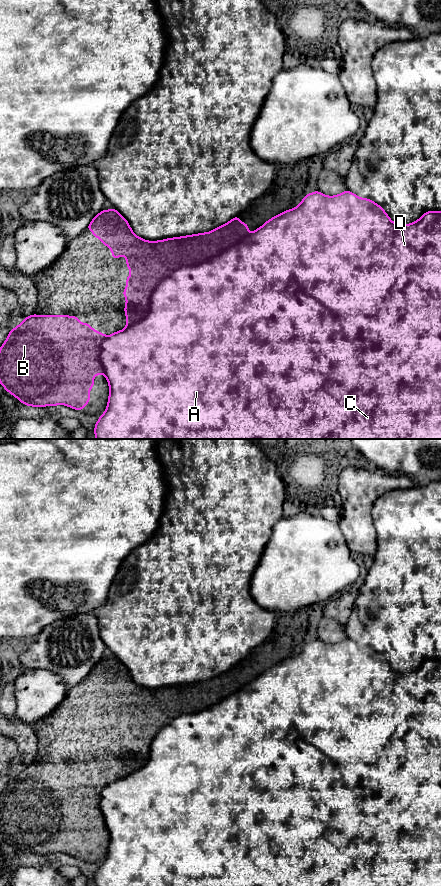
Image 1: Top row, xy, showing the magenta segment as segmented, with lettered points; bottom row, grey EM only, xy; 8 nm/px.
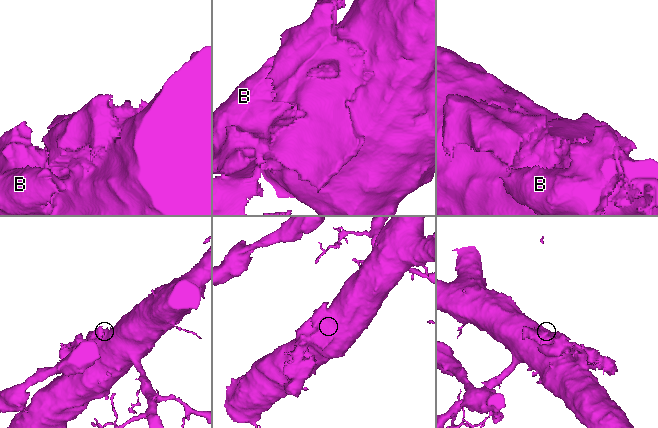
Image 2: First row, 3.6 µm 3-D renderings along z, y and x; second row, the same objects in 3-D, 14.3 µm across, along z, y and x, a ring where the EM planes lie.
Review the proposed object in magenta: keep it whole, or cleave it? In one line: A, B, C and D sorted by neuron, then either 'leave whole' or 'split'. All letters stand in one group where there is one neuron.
groups A C D / B; split

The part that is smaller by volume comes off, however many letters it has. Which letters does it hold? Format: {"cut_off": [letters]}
{"cut_off": ["B"]}

